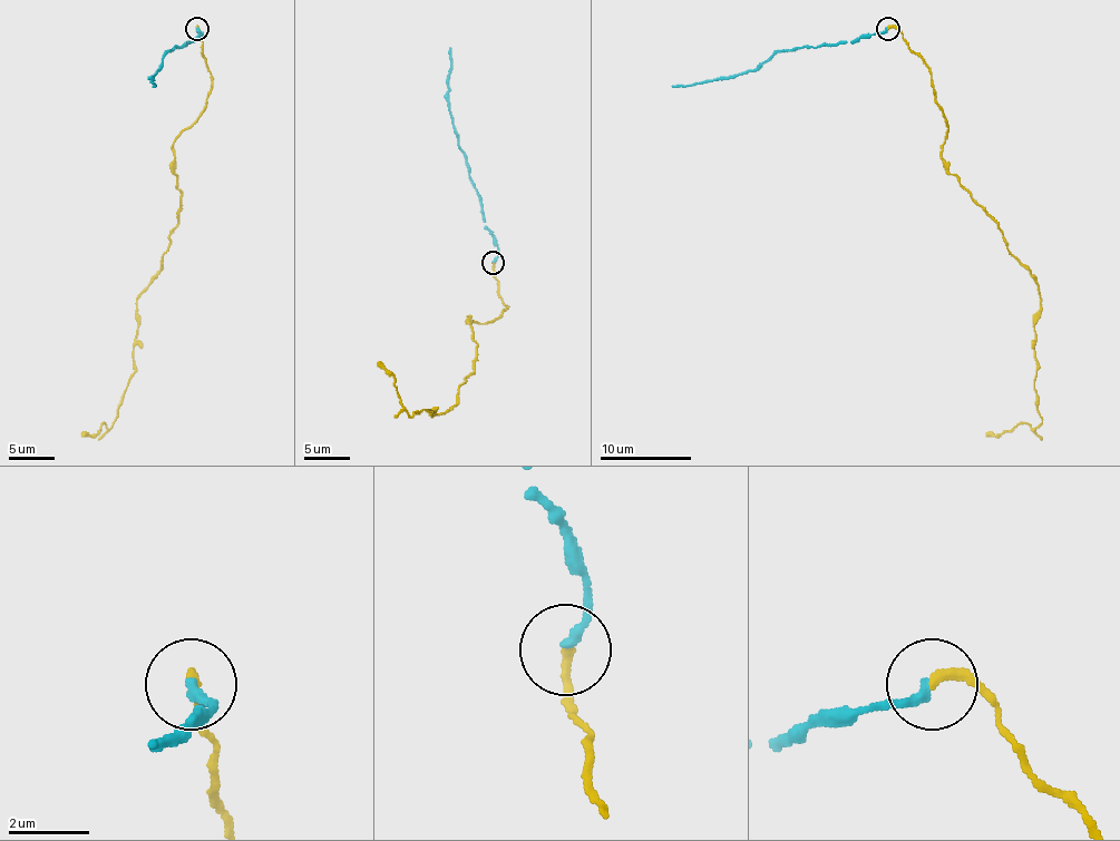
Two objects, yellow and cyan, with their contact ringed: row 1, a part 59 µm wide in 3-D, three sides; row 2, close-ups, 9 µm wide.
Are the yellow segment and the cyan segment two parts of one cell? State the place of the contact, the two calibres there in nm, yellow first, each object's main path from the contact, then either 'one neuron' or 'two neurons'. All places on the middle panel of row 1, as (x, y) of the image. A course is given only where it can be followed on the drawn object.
place (493, 263); calibres 240 and 280 nm; course yellow (494, 262), (507, 305), (481, 324), (468, 318), (475, 370), (459, 400), (411, 418), (379, 361); course cyan (494, 262), (498, 255), (496, 237), (484, 225), (481, 198), (470, 177), (448, 106), (450, 47); one neuron

